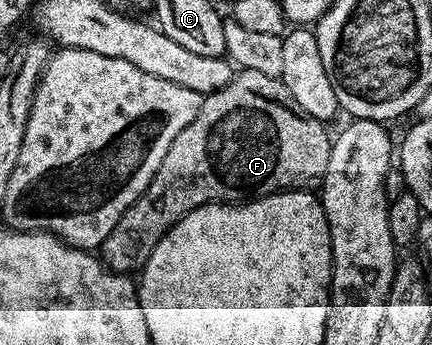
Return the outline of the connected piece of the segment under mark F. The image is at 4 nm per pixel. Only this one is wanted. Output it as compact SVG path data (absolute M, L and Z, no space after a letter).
M239 69L237 73L235 73L232 81L224 88L220 88L216 92L212 92L203 97L200 112L196 112L196 120L192 120L192 124L188 124L188 128L184 128L184 132L180 132L180 136L176 136L176 140L172 140L172 148L168 148L168 152L164 152L164 160L160 164L160 168L156 168L156 176L152 176L152 180L148 184L146 191L126 209L124 216L120 216L120 220L116 220L116 228L112 228L112 232L108 232L108 236L102 241L100 247L100 257L102 261L105 262L109 270L115 270L117 274L134 276L141 271L142 267L148 264L148 260L152 256L156 244L160 244L162 237L164 237L177 222L184 220L184 216L188 216L188 212L192 212L204 204L208 204L209 202L238 204L243 200L253 200L257 197L263 198L269 194L278 194L282 190L317 191L319 187L321 187L324 176L328 172L328 156L330 155L332 138L331 135L326 135L326 129L327 127L323 125L323 123L312 116L308 116L308 112L304 112L304 108L300 108L300 104L296 104L292 92L288 92L288 88L284 85L281 78L264 76L264 72L252 72L251 70Z

